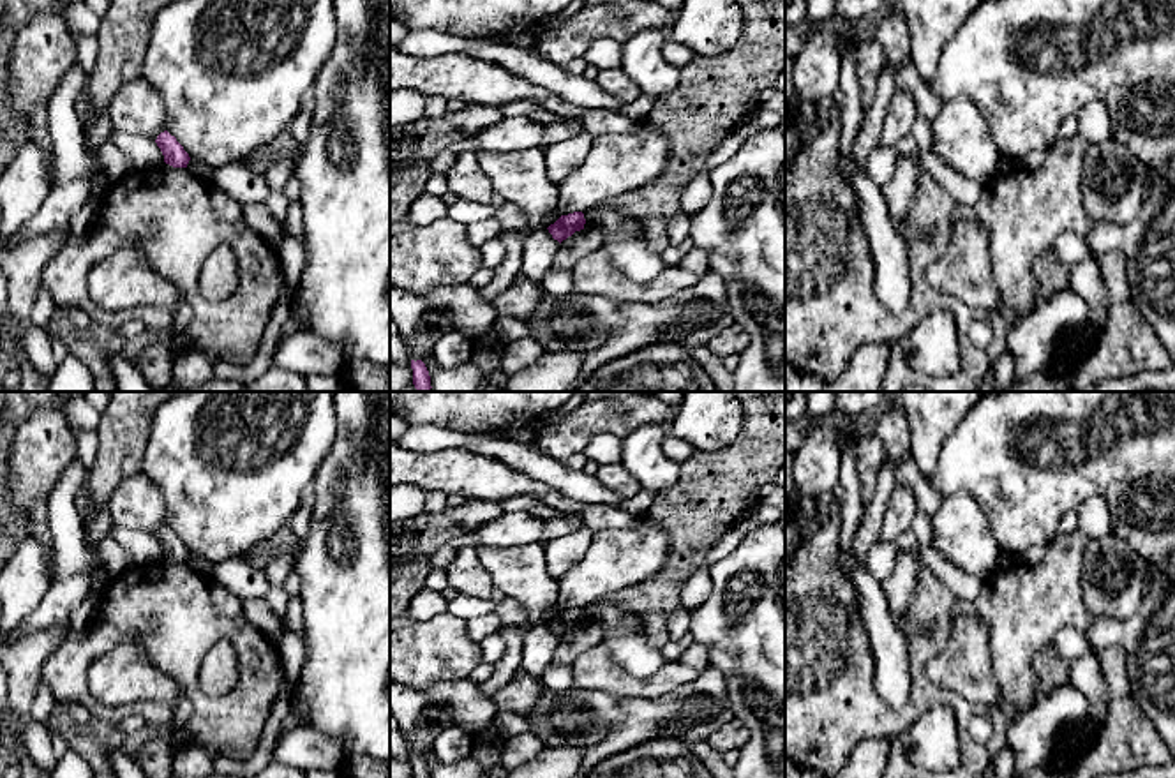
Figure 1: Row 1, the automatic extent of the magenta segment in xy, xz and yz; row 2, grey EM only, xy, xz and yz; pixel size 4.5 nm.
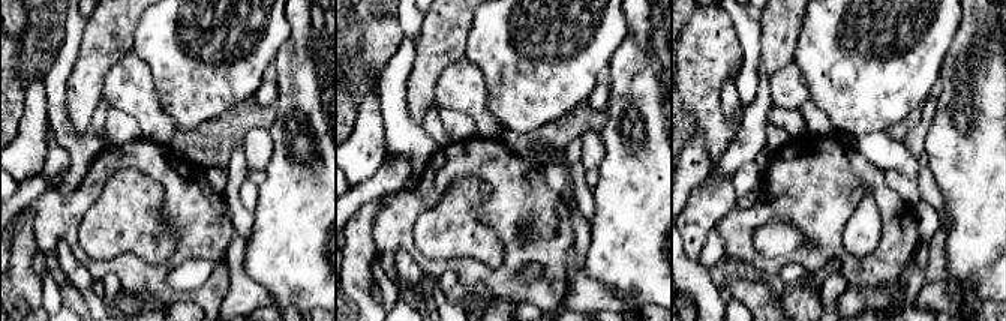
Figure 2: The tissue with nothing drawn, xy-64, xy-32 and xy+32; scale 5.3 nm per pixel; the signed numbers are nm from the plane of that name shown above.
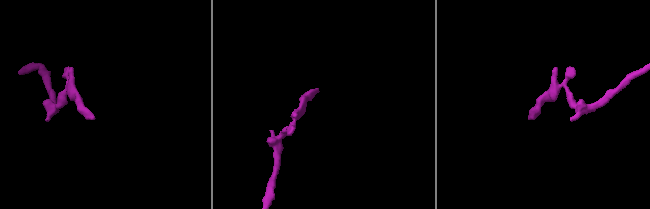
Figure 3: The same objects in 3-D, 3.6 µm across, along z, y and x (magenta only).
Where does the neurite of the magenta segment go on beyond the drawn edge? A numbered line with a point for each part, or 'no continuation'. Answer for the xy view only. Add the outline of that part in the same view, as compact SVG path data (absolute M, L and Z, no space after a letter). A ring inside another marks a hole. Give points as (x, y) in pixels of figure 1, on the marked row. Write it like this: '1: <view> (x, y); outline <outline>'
no continuation

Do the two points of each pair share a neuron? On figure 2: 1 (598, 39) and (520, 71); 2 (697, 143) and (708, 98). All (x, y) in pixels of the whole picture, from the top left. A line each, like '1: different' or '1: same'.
1: same
2: different

